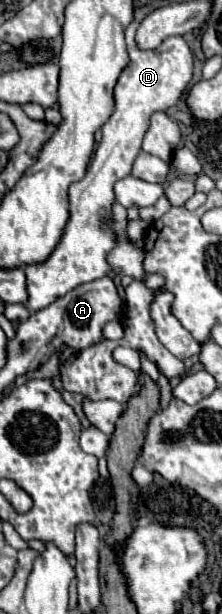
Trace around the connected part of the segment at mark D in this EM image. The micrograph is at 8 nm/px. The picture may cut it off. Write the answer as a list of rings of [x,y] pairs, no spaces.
[[[133,21],[125,31],[129,65],[123,69],[113,91],[115,111],[103,125],[103,139],[97,145],[99,149],[93,153],[85,177],[69,187],[71,219],[65,227],[65,233],[45,263],[25,267],[29,291],[25,305],[31,311],[39,311],[71,289],[111,273],[107,253],[117,247],[111,211],[115,203],[113,185],[131,173],[131,165],[141,151],[143,135],[149,129],[151,113],[173,107],[193,77],[193,53],[183,37],[167,37],[157,49],[141,51],[135,45],[135,29],[137,21]]]

